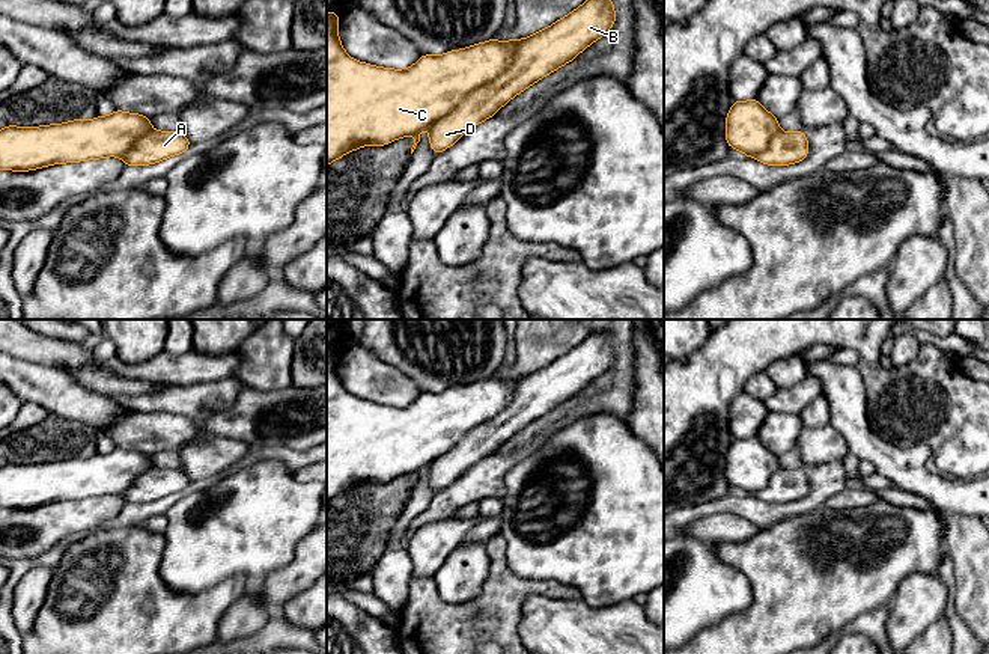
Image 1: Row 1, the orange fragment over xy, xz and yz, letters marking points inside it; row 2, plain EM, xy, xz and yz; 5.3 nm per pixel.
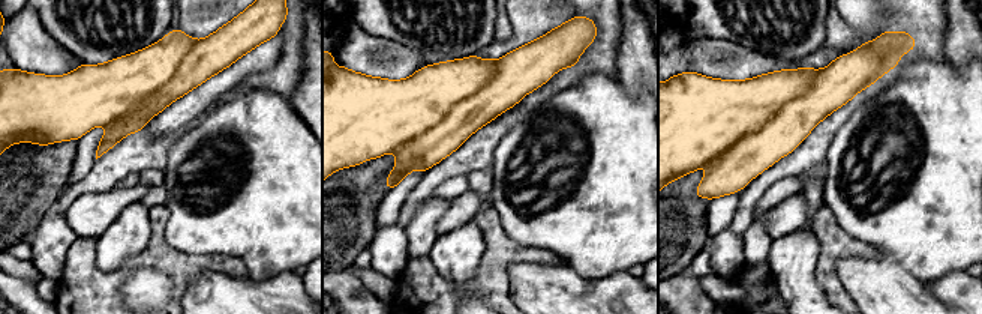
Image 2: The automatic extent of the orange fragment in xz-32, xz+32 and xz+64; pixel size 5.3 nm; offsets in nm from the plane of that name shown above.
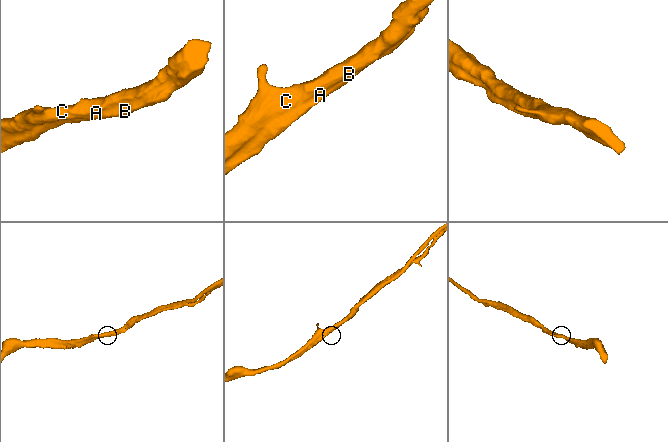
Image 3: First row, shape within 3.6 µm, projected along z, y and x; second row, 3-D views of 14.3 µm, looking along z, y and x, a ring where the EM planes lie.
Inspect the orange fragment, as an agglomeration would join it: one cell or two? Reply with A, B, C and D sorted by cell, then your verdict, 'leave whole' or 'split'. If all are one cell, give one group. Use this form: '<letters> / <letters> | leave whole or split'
A B C D | leave whole

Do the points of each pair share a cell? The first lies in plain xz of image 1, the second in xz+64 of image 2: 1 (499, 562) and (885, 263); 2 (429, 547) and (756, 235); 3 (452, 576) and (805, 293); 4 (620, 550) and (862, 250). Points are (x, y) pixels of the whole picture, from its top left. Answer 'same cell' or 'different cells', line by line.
1: different cells
2: same cell
3: same cell
4: different cells

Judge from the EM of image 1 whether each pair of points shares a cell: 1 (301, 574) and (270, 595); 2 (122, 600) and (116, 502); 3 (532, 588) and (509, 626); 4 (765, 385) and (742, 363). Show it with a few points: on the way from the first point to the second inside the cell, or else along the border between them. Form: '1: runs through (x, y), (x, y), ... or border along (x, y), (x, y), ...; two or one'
1: runs through (294, 577), (277, 588); one
2: border along (107, 525), (74, 538); two
3: runs through (521, 592), (509, 605), (509, 615); one
4: border along (786, 357), (780, 357), (753, 374), (730, 400); two

